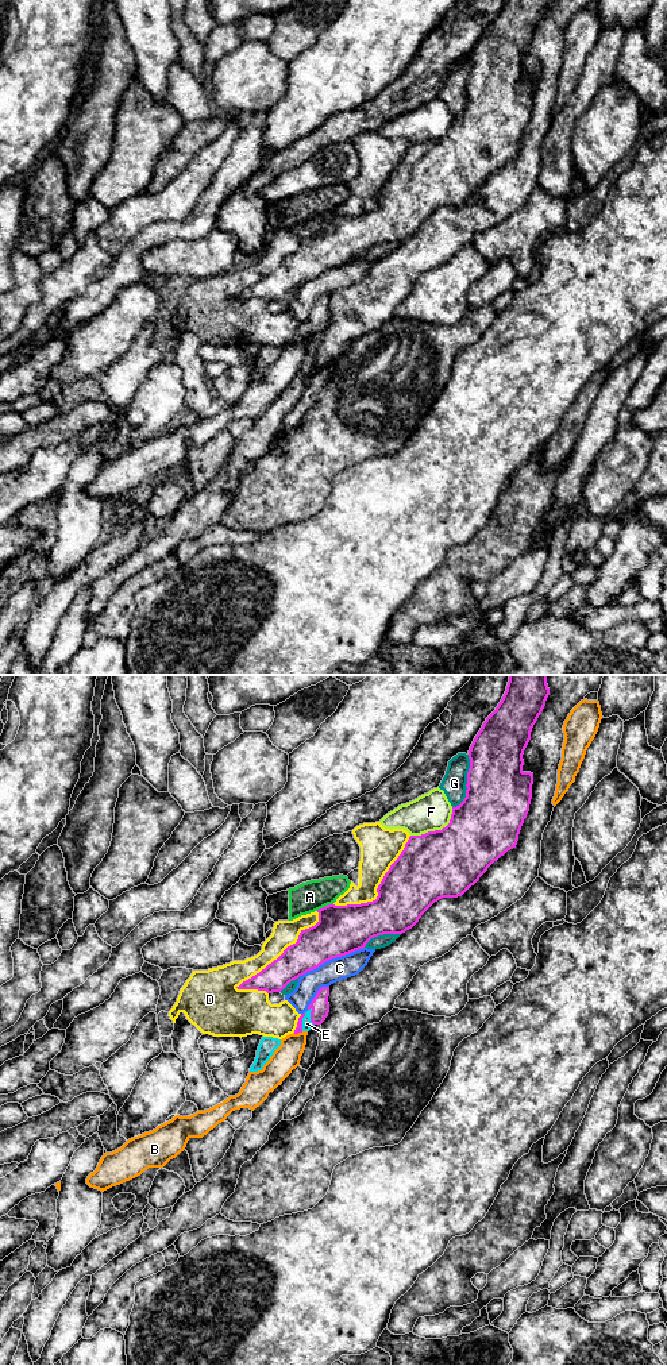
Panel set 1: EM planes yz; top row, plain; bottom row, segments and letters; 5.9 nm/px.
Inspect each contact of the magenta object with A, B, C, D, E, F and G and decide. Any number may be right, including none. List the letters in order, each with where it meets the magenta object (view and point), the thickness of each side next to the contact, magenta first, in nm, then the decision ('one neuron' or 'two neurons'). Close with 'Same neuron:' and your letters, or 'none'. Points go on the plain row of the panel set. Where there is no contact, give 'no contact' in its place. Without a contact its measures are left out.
A: yz (326, 215) | 300/180 nm | two neurons
B: yz (297, 342) | 50/160 nm | two neurons
C: yz (332, 266) | 300/140 nm | two neurons
D: yz (284, 261) | 220/160 nm | two neurons
E: yz (311, 325) | 110/60 nm | one neuron
F: yz (436, 139) | 400/220 nm | two neurons
G: yz (467, 92) | 380/140 nm | two neurons
Same neuron: E

